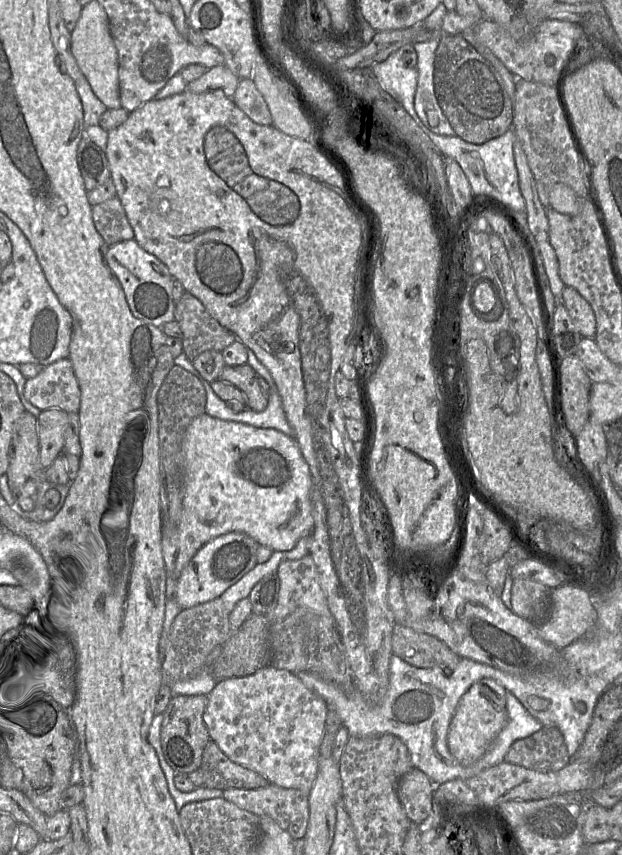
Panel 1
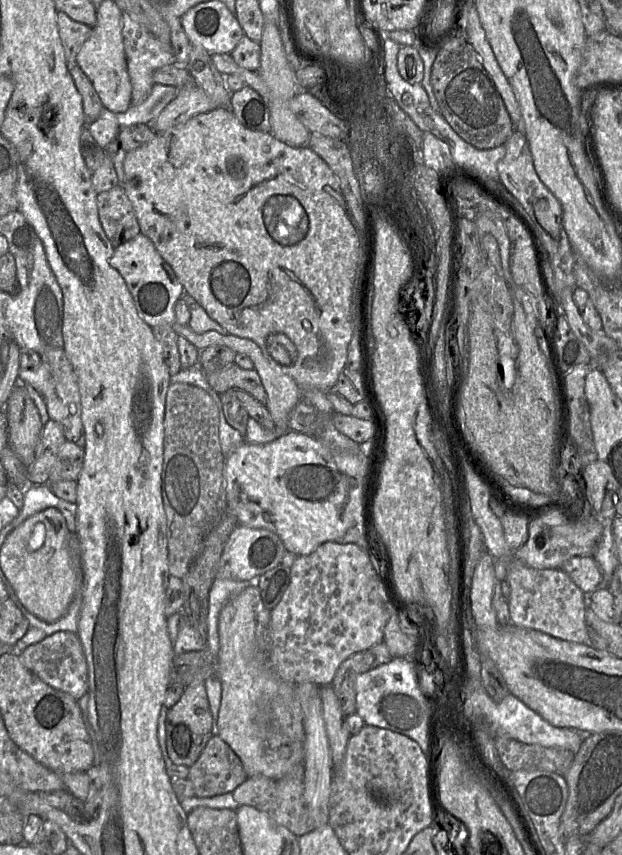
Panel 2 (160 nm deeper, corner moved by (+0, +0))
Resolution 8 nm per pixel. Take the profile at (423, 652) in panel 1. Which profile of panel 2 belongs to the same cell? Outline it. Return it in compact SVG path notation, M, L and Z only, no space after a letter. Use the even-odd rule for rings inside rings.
M378 643L347 658L338 667L330 684L342 711L347 715L356 712L355 680L358 675L372 670L393 659L386 644Z

